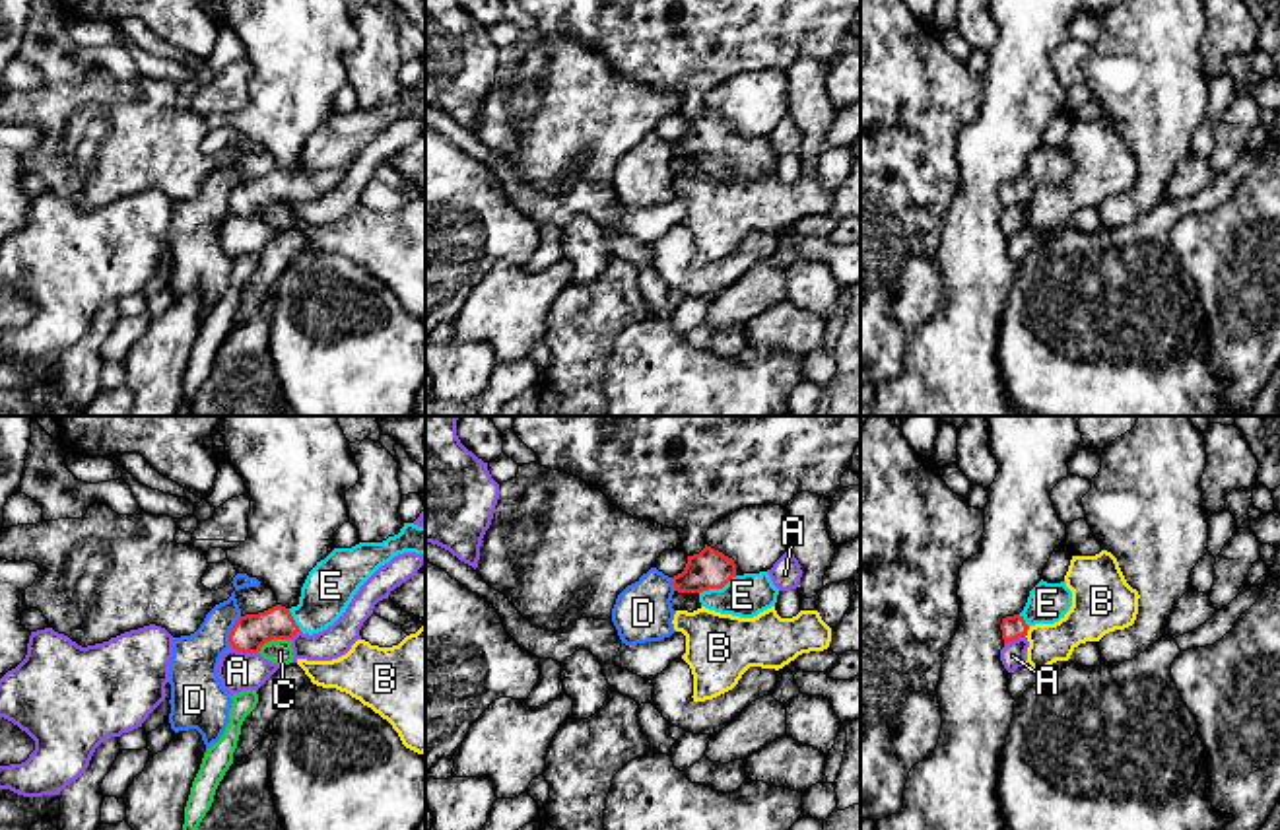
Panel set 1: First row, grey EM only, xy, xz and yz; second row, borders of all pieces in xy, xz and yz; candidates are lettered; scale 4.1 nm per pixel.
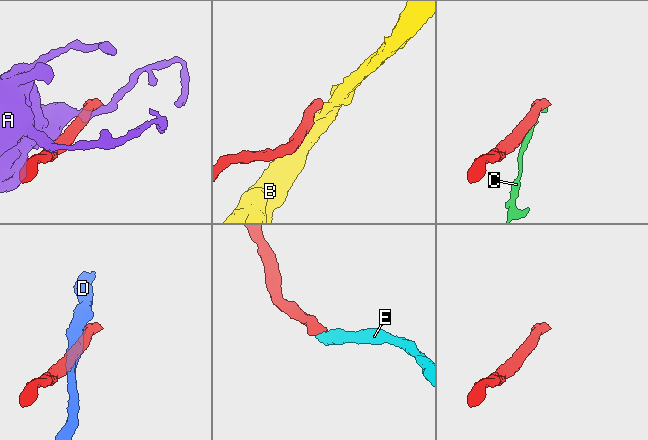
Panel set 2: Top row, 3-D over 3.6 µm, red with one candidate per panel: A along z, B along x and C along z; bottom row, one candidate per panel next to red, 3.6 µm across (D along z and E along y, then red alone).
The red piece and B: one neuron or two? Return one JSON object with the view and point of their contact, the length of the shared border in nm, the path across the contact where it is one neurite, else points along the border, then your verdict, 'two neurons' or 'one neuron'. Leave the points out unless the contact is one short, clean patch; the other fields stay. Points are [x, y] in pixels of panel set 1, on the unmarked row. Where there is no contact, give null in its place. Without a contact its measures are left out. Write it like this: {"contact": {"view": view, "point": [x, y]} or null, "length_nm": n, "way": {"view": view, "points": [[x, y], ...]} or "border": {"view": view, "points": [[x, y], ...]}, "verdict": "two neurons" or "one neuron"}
{"contact": {"view": "yz", "point": [1026, 197]}, "length_nm": 50, "border": {"view": "yz", "points": [[1030, 191], [1026, 201]]}, "verdict": "two neurons"}

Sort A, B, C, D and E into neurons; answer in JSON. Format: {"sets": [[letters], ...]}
{"sets": [["A"], ["B"], ["C"], ["D"], ["E"]]}

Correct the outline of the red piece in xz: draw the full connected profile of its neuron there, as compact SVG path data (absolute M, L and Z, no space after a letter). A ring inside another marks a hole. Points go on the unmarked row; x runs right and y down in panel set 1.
M707 109L699 119L688 121L672 150L678 157L697 157L701 171L709 175L740 183L775 171L779 159L767 136L738 140L734 124Z

